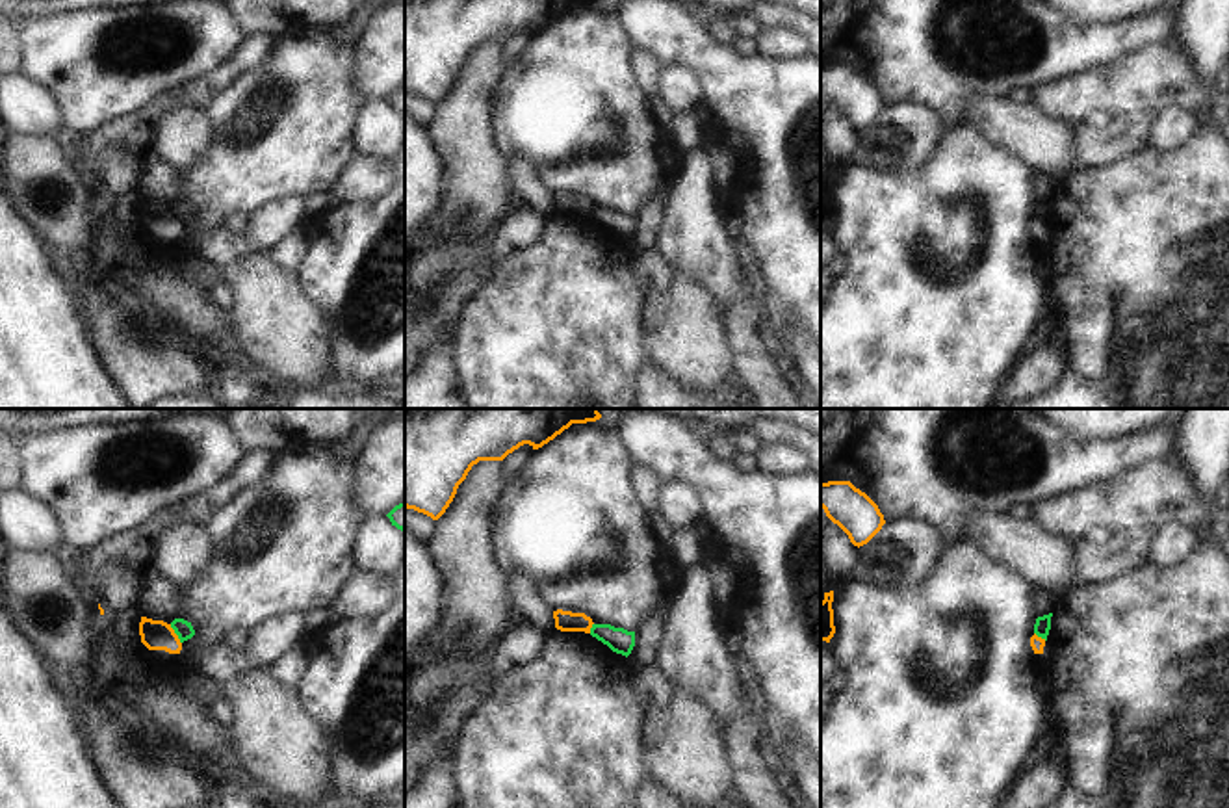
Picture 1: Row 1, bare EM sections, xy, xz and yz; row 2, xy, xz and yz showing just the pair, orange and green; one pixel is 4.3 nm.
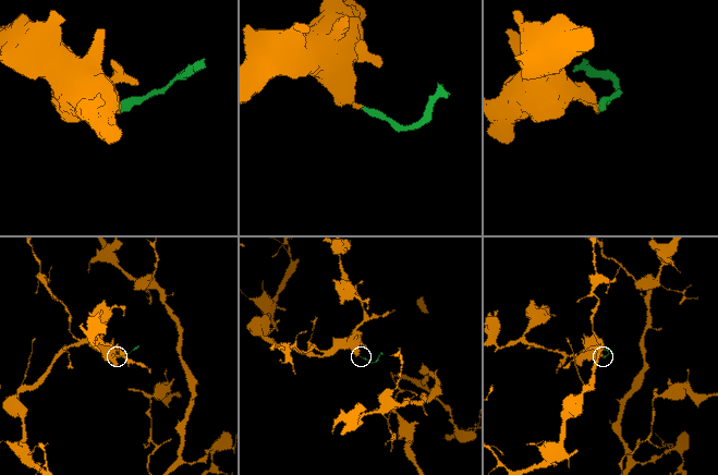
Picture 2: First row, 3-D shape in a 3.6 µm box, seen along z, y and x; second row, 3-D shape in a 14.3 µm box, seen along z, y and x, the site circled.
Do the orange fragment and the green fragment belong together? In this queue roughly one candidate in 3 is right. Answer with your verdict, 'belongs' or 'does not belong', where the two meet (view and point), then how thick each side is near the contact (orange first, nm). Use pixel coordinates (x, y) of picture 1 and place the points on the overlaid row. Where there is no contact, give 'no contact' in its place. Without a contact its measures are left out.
does not belong | xy (175, 634) | 130/80 nm

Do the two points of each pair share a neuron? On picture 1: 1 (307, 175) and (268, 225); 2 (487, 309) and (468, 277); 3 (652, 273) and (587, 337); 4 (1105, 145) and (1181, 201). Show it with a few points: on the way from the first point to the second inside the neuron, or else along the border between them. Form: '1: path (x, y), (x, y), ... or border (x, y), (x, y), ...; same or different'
1: border (303, 197), (270, 199), (249, 212); different
2: border (496, 264), (491, 277), (466, 301), (457, 322); different
3: border (633, 257), (633, 279), (645, 298); different
4: border (1150, 145), (1114, 162), (1079, 169); different

